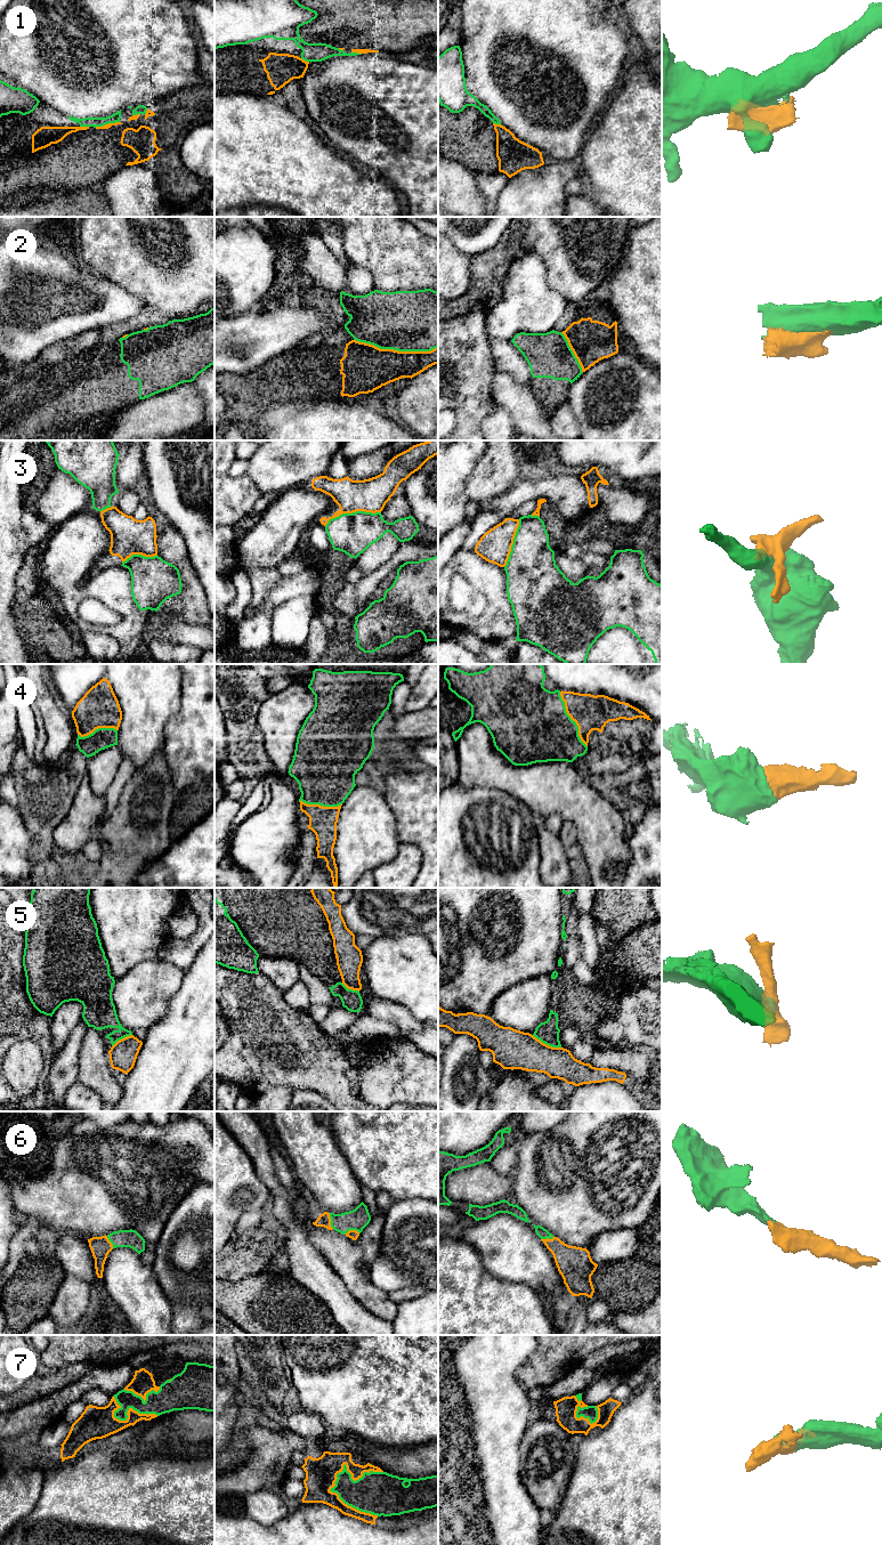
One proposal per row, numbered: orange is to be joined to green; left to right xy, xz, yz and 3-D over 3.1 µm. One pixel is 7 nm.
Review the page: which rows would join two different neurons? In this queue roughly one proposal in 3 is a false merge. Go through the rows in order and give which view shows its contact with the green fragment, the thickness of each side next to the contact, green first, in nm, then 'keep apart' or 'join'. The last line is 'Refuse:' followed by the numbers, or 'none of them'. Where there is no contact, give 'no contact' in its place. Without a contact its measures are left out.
1: meets green in xy; 70 nm thick on the green side, 30 nm on the other; keep apart
2: meets green in xz; 440 nm thick on the green side, 320 nm on the other; keep apart
3: meets green in xz; 280 nm thick on the green side, 240 nm on the other; keep apart
4: meets green in yz; 480 nm thick on the green side, 240 nm on the other; join
5: meets green in yz; 160 nm thick on the green side, 280 nm on the other; keep apart
6: meets green in xz; 150 nm thick on the green side, 90 nm on the other; join
7: meets green in xz; 300 nm thick on the green side, 220 nm on the other; join
Refuse: 1, 2, 3, 5

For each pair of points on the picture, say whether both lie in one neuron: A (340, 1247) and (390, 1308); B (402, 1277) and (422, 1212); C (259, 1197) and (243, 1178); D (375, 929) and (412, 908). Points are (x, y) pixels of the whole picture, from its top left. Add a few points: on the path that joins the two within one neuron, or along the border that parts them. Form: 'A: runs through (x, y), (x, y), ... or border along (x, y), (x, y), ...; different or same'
A: runs through (348, 1263), (354, 1277), (374, 1297); same
B: runs through (412, 1261), (426, 1247), (426, 1228); same
C: runs through (255, 1192), (244, 1182); same
D: runs through (385, 920), (389, 915), (403, 915); same

